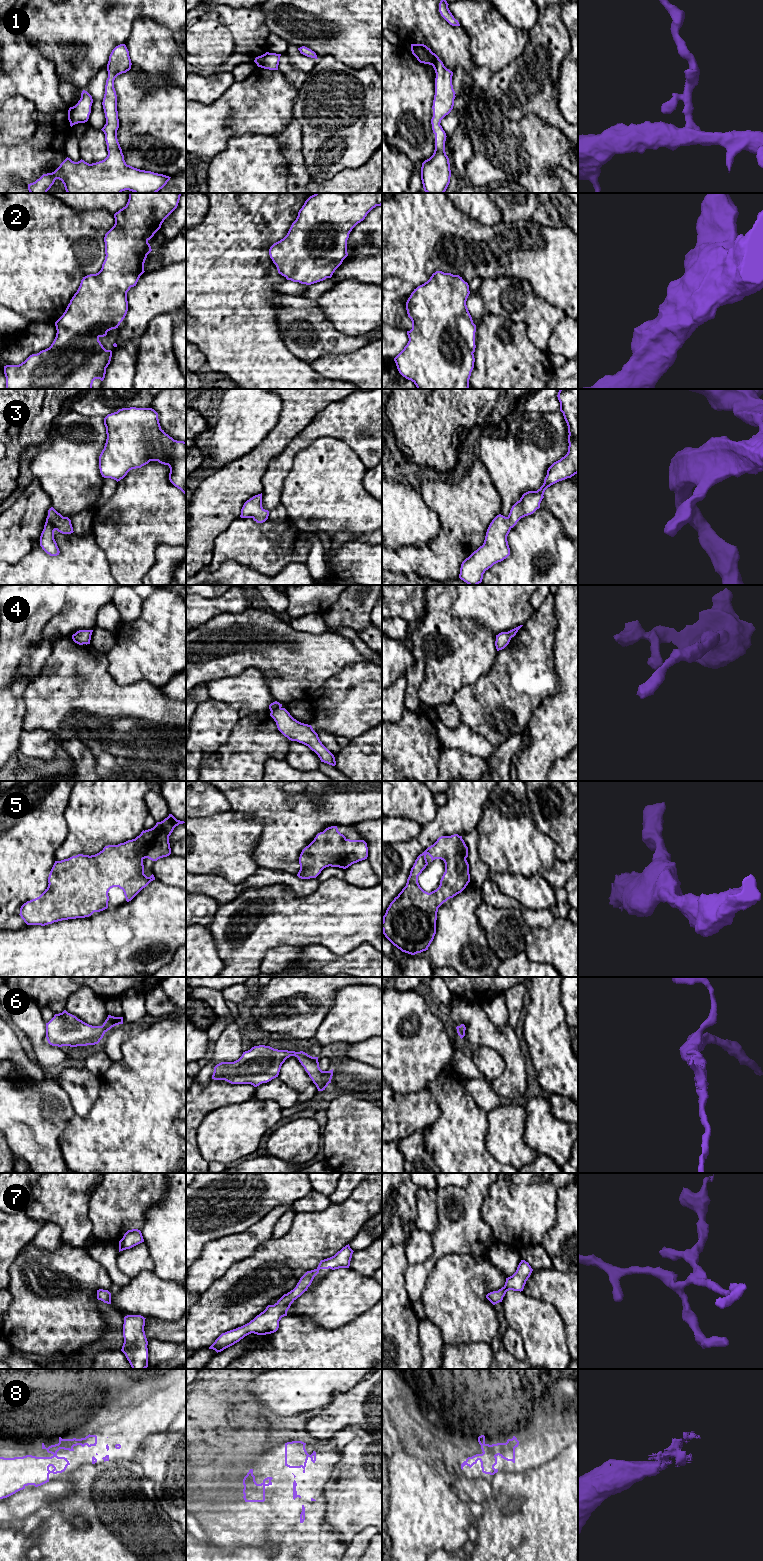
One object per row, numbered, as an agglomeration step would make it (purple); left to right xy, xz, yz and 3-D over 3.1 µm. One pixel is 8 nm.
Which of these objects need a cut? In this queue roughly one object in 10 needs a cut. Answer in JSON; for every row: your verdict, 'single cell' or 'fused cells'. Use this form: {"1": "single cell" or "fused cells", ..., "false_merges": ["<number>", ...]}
{"1": "single cell", "2": "single cell", "3": "single cell", "4": "single cell", "5": "single cell", "6": "single cell", "7": "single cell", "8": "single cell", "false_merges": []}

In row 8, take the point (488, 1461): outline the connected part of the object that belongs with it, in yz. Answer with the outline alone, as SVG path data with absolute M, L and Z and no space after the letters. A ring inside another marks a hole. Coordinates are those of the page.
M481 1435L478 1437L478 1442L481 1445L483 1453L468 1457L461 1464L462 1470L465 1465L471 1468L479 1460L481 1462L482 1472L485 1474L494 1475L498 1472L498 1469L494 1468L497 1464L498 1455L507 1461L512 1461L515 1463L515 1448L519 1445L519 1441L515 1436L513 1436L512 1439L508 1439L506 1443L489 1445L485 1443L485 1436Z

